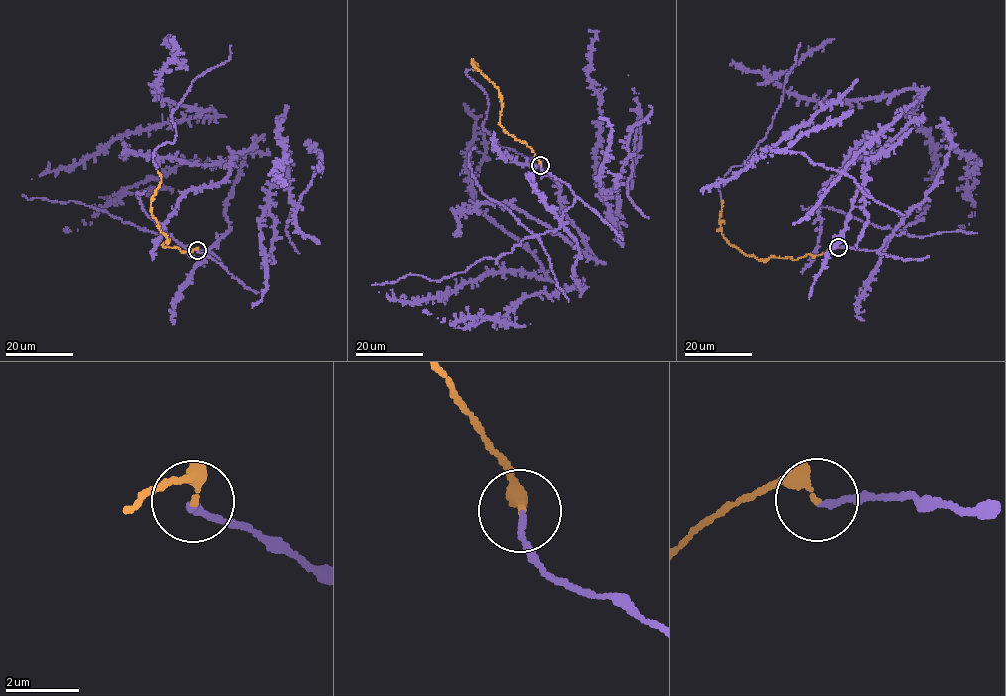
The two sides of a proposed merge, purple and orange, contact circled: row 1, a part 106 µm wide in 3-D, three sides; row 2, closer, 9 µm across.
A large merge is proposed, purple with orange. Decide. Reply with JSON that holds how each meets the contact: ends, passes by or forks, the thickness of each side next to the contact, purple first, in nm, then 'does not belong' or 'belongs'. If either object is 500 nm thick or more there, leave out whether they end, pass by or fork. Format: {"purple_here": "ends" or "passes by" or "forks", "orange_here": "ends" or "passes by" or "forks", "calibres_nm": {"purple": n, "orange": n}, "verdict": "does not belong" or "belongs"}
{"purple_here": "ends", "orange_here": "ends", "calibres_nm": {"purple": 140, "orange": 320}, "verdict": "belongs"}

